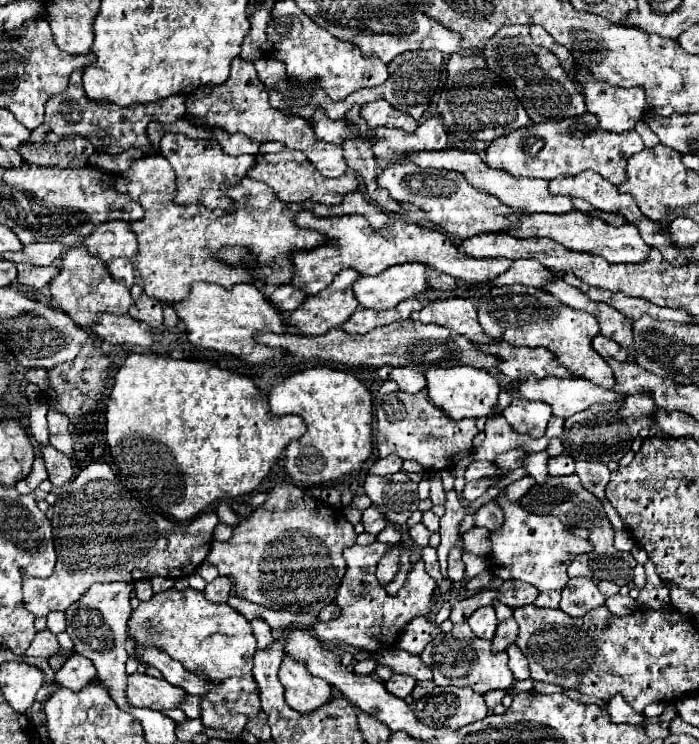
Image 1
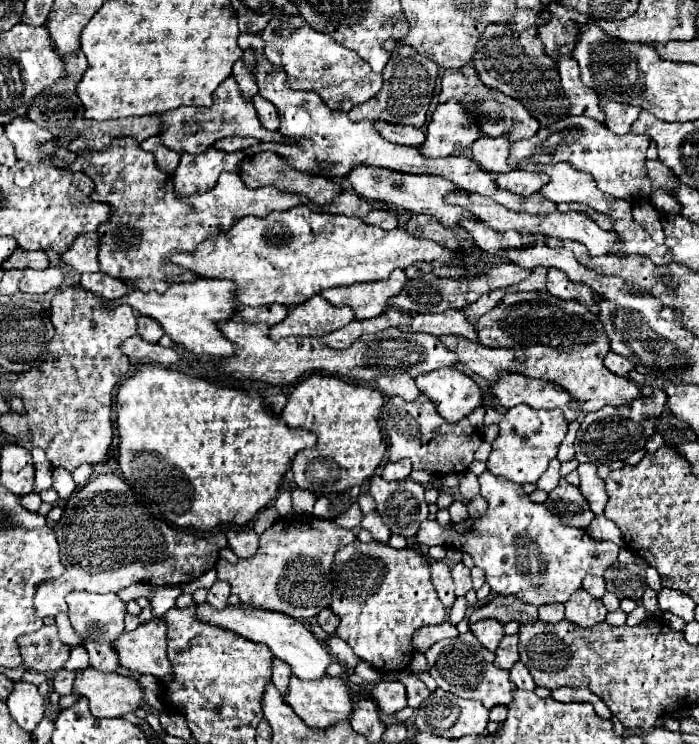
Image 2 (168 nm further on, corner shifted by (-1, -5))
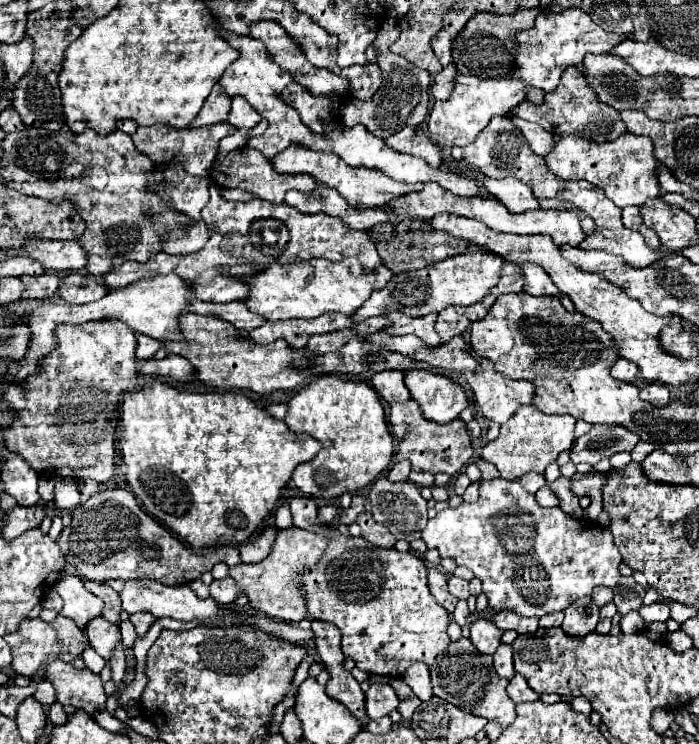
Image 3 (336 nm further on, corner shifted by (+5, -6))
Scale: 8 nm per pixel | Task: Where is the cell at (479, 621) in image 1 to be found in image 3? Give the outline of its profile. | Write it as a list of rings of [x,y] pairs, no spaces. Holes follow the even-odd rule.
[[[484,618],[470,624],[470,640],[482,654],[494,654],[496,648],[500,646],[502,634],[504,632],[496,628],[494,622],[484,620]]]

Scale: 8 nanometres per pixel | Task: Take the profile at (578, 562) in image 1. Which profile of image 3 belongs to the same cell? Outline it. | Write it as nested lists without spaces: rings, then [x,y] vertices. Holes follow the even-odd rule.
[[[598,586],[598,590],[594,590],[594,594],[592,594],[592,600],[594,600],[594,604],[596,606],[604,606],[604,604],[608,604],[608,602],[612,602],[612,590],[606,590],[606,588],[602,588],[602,586]]]

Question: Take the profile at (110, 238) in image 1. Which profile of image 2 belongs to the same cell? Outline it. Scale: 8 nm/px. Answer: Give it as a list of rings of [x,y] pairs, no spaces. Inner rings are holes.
[[[82,233],[72,243],[72,249],[68,249],[62,255],[62,261],[72,265],[78,273],[88,271],[100,271],[98,263],[98,245],[100,245],[100,233]]]

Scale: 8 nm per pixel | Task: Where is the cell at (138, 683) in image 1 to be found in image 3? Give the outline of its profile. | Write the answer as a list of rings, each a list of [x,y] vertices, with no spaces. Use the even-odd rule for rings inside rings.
[[[54,660],[46,664],[44,676],[48,682],[52,682],[56,690],[56,702],[62,706],[72,704],[74,708],[82,708],[88,714],[94,714],[98,706],[106,706],[106,694],[104,694],[104,682],[98,674],[90,670],[76,670],[72,664]]]

